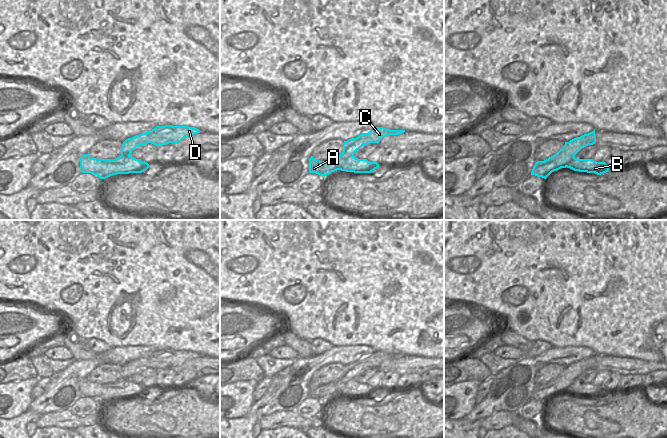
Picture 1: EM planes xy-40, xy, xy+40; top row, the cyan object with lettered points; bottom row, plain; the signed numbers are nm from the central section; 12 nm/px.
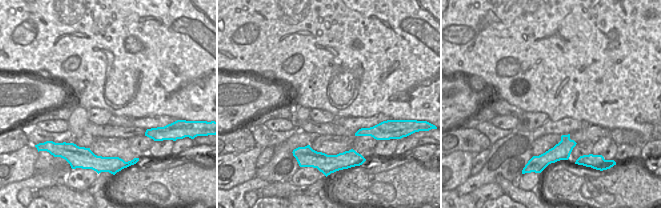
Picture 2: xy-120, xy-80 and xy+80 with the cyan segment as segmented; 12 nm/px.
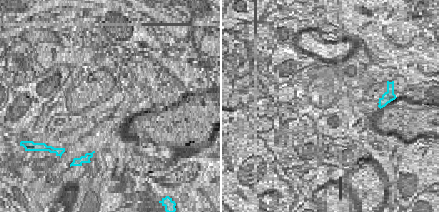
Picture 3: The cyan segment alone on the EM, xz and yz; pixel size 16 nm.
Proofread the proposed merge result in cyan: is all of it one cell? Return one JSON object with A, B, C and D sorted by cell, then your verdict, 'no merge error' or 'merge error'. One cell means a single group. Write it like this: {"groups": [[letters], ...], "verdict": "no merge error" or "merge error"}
{"groups": [["A", "B"], ["C", "D"]], "verdict": "merge error"}

